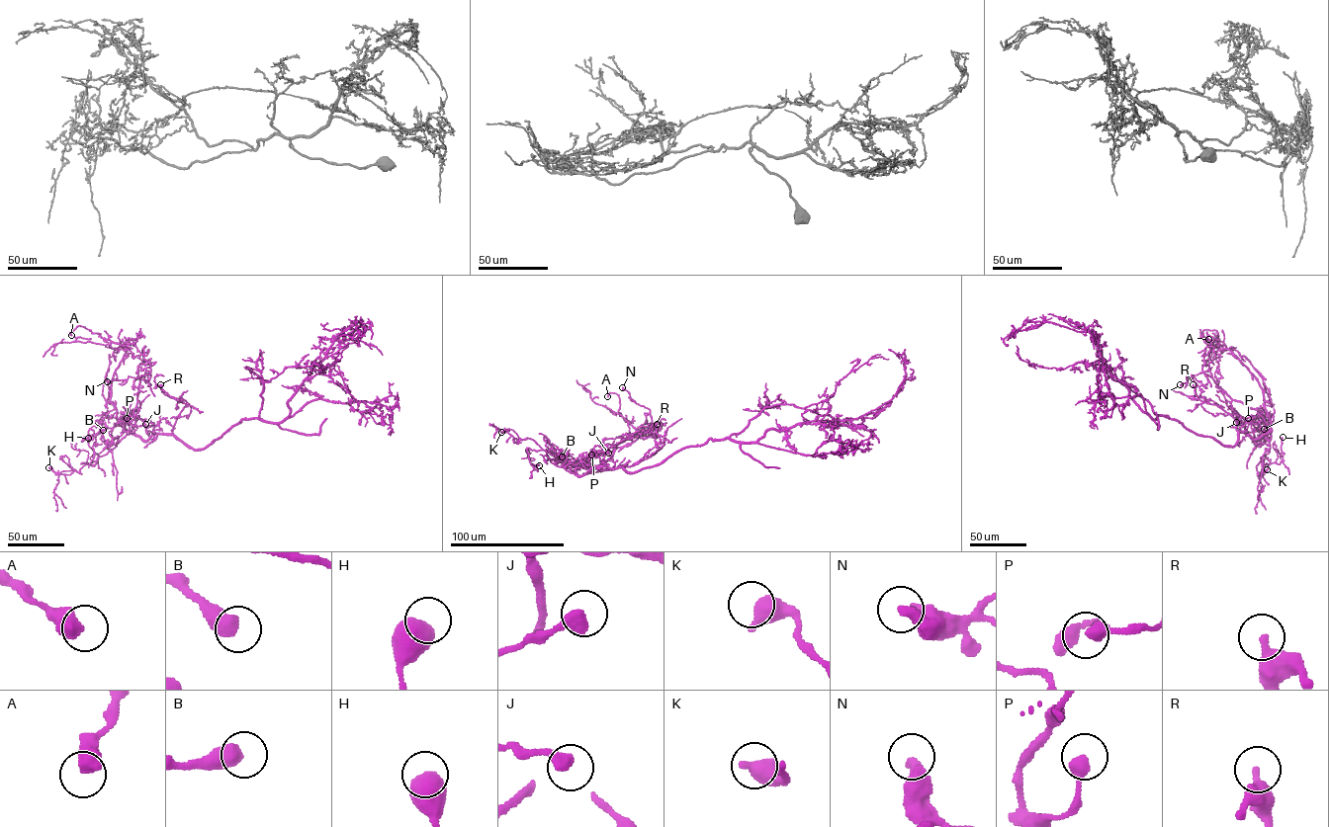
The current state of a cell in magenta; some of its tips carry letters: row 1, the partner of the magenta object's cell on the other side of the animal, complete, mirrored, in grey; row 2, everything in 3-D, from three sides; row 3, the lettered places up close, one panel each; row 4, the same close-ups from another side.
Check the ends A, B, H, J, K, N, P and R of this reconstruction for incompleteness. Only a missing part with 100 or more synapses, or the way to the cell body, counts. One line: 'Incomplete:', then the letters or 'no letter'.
Incomplete: no letter

